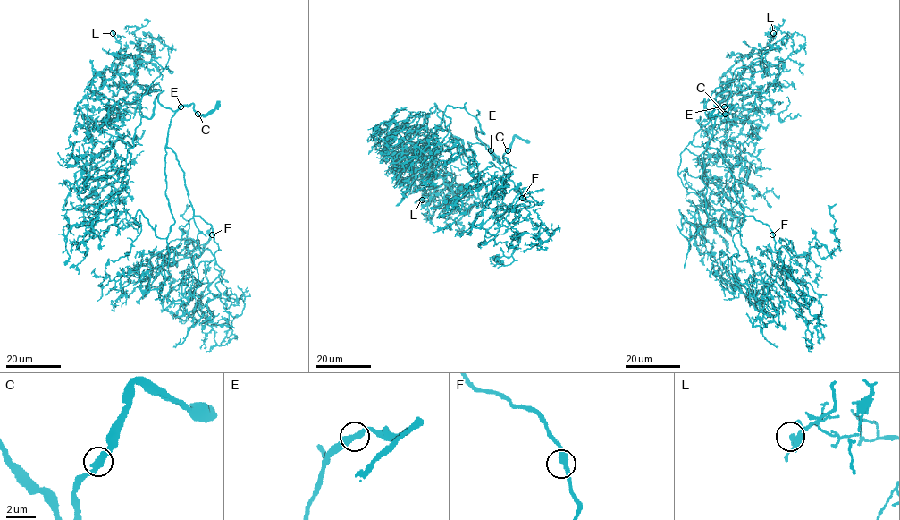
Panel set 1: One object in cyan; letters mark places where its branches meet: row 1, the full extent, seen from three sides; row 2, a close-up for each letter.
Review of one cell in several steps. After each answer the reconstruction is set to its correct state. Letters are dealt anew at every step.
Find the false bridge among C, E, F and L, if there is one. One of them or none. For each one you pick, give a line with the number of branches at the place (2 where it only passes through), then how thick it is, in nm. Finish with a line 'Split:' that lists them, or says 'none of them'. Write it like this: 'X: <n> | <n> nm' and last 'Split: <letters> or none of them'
Split: none of them

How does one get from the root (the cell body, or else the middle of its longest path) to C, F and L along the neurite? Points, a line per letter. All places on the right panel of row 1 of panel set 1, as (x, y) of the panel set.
C: (712, 132), (718, 112), (726, 105), (736, 104), (725, 114)
F: (712, 132), (708, 145), (719, 154), (733, 175), (733, 191), (741, 210), (767, 225), (772, 234)
L: (712, 132), (716, 97), (731, 92), (712, 118), (708, 98), (737, 68), (761, 71), (751, 63), (773, 33)

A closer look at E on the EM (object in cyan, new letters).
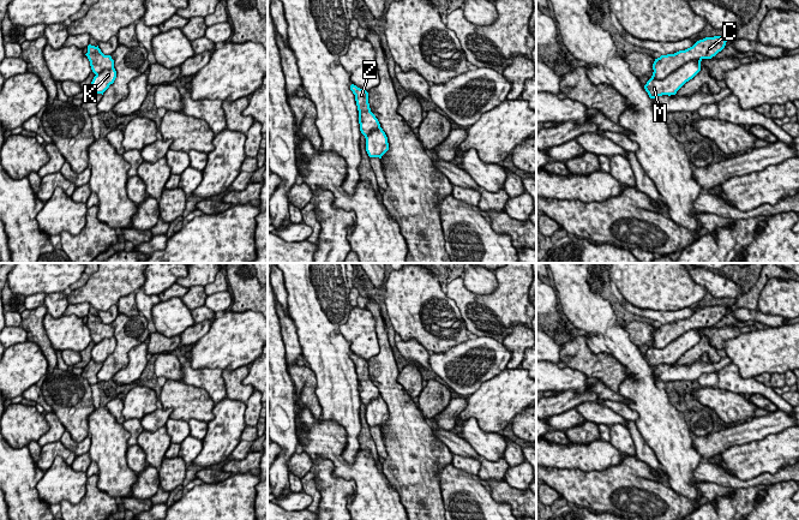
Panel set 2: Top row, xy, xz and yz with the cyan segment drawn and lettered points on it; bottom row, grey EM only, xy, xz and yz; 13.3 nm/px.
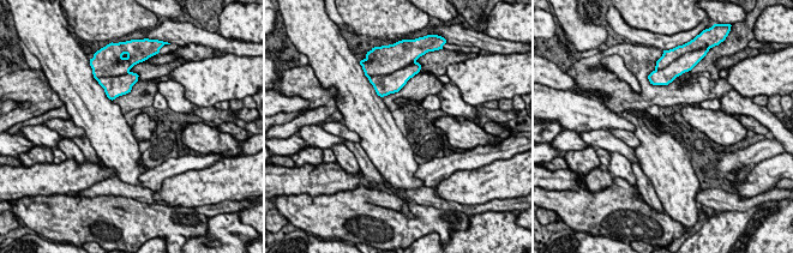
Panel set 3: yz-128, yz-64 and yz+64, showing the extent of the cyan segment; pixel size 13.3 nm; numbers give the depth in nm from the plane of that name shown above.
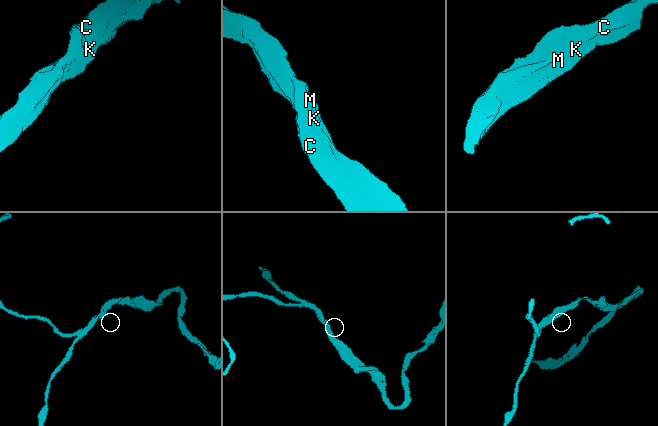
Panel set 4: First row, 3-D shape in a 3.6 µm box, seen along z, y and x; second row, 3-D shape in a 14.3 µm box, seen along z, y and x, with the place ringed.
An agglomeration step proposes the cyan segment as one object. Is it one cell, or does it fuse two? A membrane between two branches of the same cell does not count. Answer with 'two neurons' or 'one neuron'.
one neuron

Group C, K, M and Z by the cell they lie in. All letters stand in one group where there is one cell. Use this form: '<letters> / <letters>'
C K M Z

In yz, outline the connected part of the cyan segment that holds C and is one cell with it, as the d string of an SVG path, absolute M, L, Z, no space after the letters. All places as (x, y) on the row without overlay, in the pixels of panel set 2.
M727 305L705 306L685 319L655 328L653 345L644 354L649 366L675 364L701 340L701 330L715 325L725 317L726 311Z

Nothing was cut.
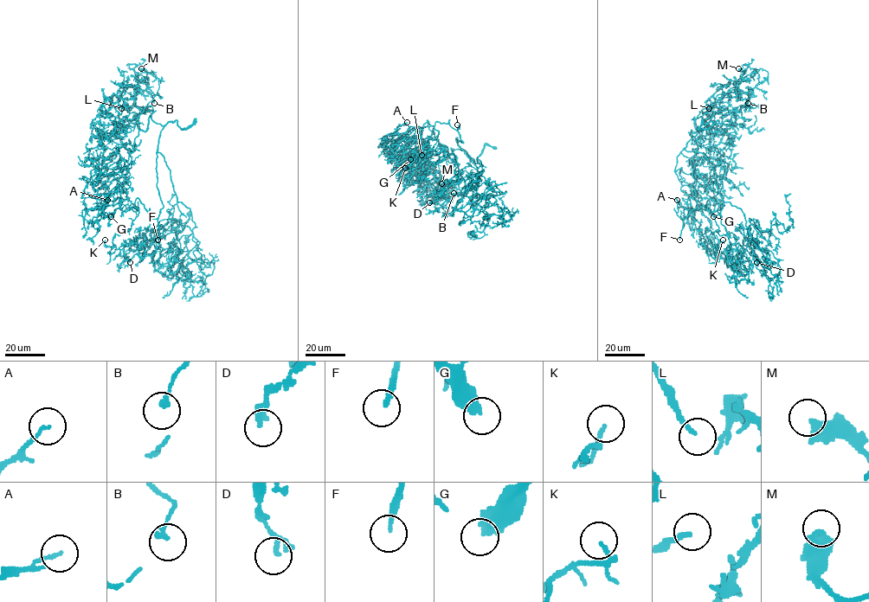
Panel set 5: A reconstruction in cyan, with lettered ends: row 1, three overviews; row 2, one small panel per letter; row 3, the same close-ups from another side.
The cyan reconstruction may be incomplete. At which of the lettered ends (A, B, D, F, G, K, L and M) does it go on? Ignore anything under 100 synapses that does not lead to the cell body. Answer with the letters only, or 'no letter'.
F, G

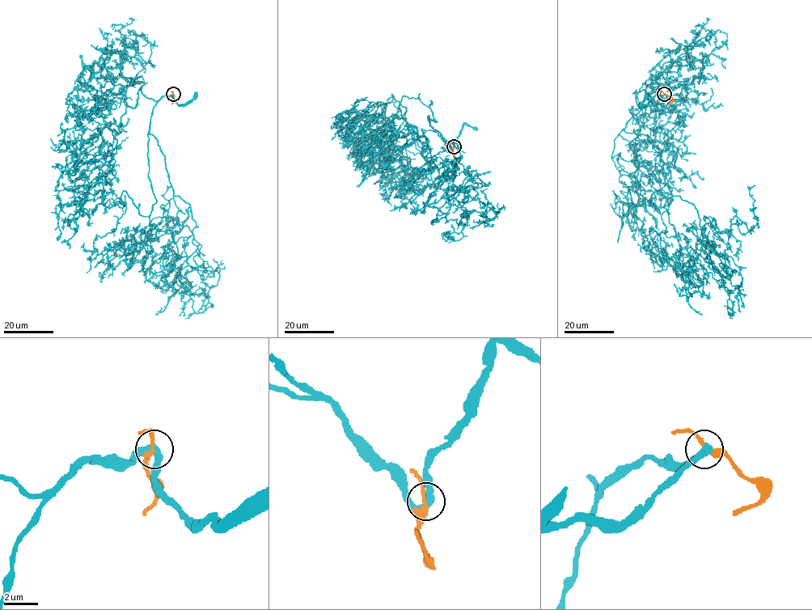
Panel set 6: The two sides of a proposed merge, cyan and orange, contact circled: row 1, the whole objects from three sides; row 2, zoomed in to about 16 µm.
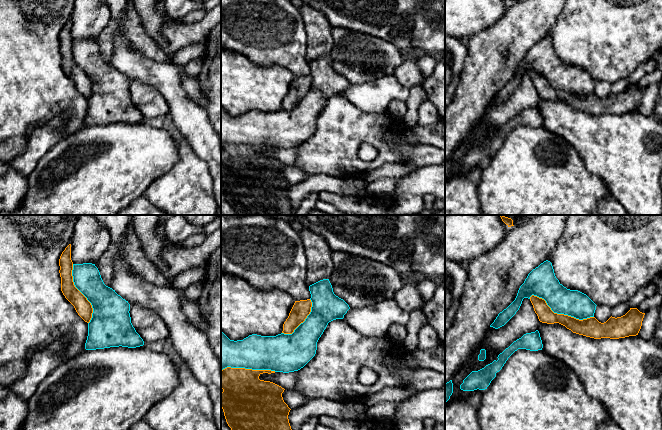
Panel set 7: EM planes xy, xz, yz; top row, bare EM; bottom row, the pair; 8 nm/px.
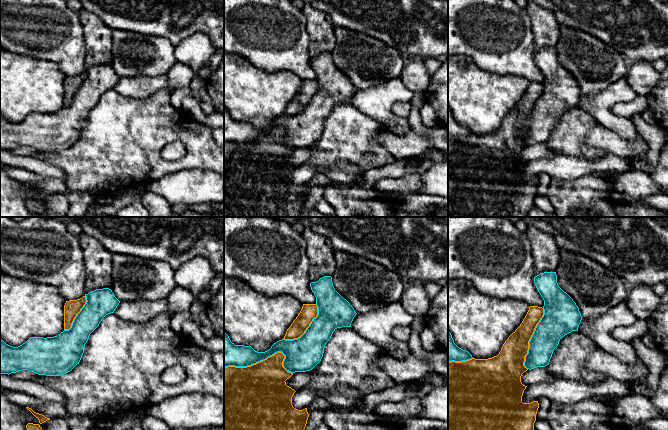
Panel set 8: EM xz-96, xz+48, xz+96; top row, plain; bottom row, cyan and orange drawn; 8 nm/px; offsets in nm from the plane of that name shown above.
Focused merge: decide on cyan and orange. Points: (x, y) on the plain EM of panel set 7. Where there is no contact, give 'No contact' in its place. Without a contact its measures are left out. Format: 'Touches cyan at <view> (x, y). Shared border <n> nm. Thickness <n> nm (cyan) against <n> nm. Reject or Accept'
Touches cyan at yz (560, 89). Shared border 550 nm. Thickness 220 nm (cyan) against 140 nm. Reject

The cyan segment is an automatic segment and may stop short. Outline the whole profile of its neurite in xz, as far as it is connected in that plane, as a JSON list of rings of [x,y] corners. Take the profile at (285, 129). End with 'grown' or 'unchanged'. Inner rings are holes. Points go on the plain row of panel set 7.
[[[308,5],[300,8],[307,33],[307,54],[311,70],[311,88],[292,110],[276,112],[249,111],[243,116],[230,116],[221,108],[221,147],[227,143],[252,146],[271,146],[289,149],[303,144],[316,130],[317,118],[329,98],[343,95],[350,85],[349,81],[333,68],[329,53],[333,47],[332,26],[325,15]]]; grown

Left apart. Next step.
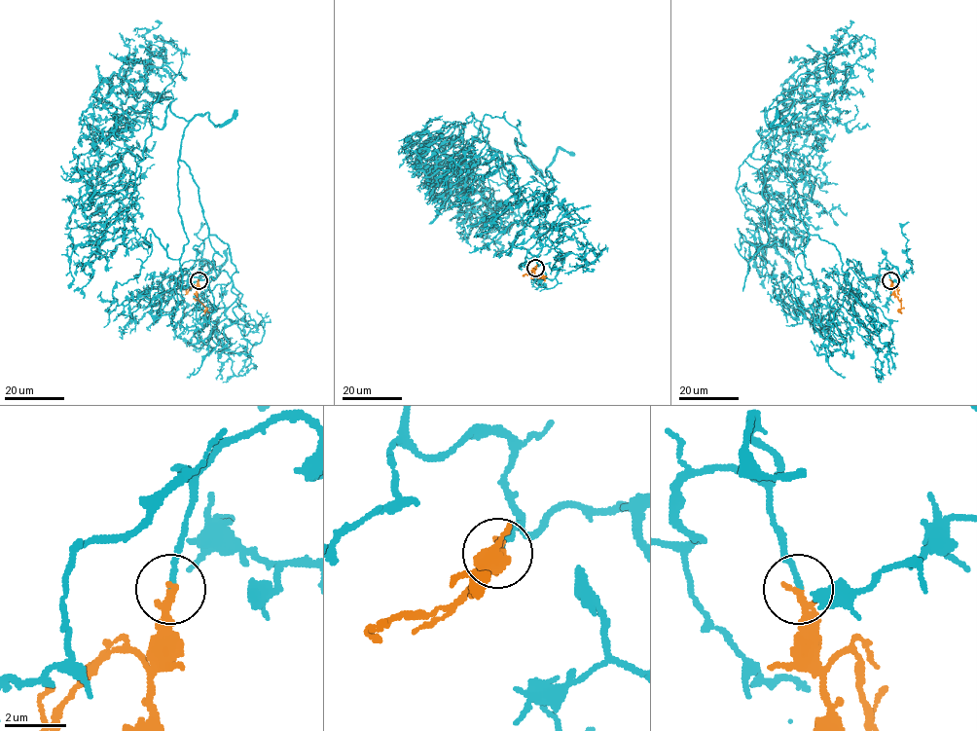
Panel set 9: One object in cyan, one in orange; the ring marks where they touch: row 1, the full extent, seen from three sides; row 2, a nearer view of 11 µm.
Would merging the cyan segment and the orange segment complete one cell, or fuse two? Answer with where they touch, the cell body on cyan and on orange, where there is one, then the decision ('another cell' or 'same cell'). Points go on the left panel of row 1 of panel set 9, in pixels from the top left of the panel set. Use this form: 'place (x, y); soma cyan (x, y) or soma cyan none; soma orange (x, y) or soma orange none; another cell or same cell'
place (199, 280); soma cyan none; soma orange none; same cell

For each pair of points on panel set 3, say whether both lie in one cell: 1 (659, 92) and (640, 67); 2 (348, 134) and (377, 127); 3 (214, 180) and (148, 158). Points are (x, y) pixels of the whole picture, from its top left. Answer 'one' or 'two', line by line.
1: one
2: two
3: two

